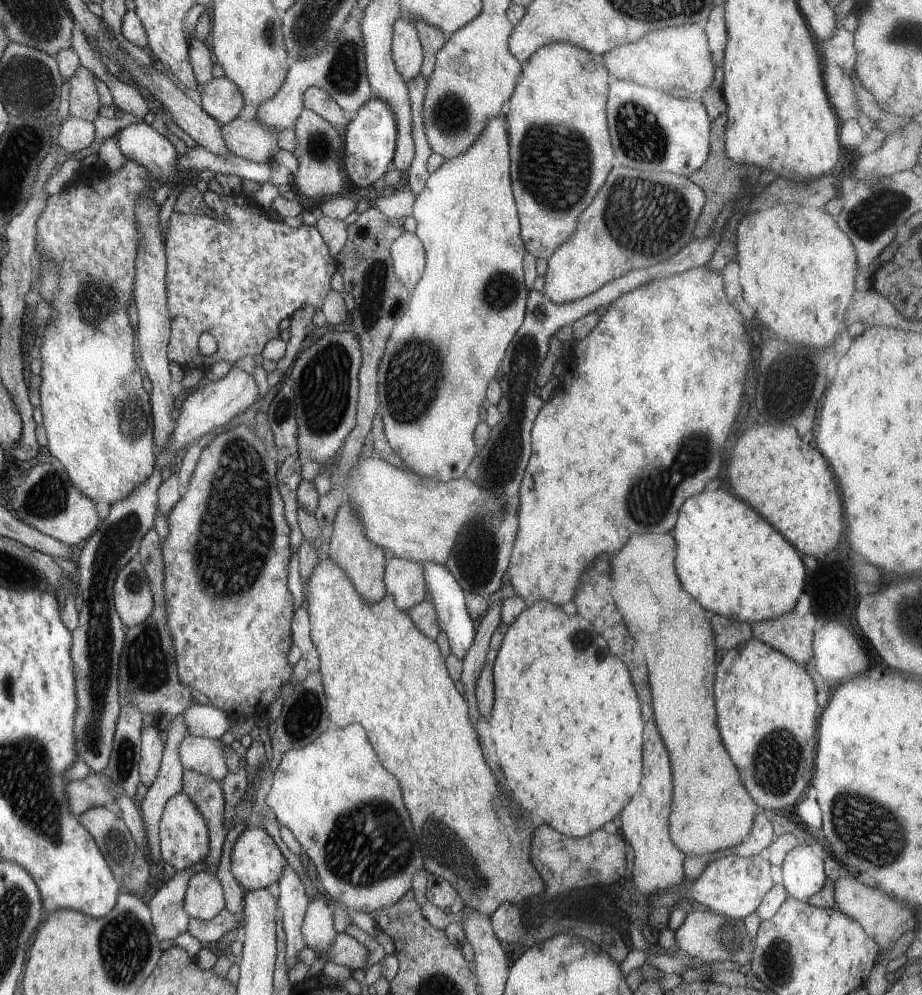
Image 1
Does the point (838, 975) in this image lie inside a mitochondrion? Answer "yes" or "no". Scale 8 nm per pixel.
no

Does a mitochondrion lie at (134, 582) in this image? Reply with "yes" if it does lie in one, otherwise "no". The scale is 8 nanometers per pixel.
yes

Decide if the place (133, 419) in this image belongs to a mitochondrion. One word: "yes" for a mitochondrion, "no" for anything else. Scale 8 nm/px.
yes

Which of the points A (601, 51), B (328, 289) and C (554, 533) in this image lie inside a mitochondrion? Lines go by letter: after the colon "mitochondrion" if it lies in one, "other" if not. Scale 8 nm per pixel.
A: other
B: other
C: other

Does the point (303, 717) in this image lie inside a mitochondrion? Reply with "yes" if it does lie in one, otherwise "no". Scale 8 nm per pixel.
yes

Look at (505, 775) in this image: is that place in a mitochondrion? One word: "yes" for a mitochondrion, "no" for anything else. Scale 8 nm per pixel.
no

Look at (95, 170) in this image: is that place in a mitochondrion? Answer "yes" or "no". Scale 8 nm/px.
no

